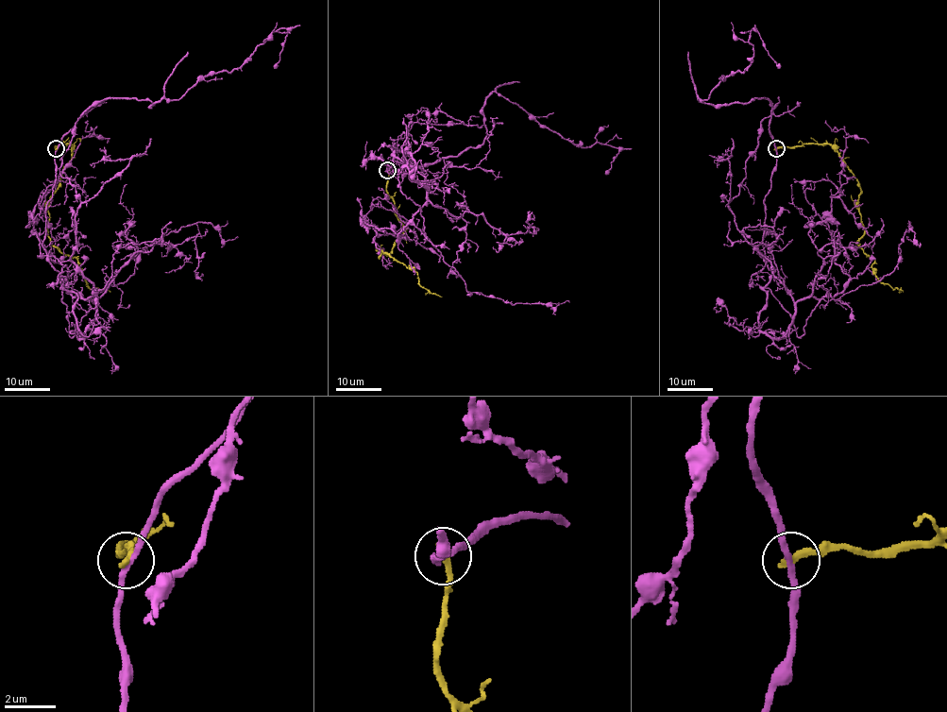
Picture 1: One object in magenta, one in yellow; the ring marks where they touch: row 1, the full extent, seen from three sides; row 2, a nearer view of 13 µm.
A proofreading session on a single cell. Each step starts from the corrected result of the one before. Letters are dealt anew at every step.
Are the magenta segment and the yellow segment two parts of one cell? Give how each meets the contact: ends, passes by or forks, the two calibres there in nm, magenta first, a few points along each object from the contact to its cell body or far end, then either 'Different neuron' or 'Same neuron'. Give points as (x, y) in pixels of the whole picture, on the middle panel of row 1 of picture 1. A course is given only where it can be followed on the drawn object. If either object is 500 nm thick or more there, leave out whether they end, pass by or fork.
At the ring magenta passes by. At the ring yellow ends. Thickness 200 nm (magenta) against 280 nm. Course of magenta: (388, 170), (373, 157), (410, 164), (427, 199), (397, 244), (365, 225), (420, 244), (419, 219). Course of yellow: (388, 170), (386, 193), (402, 236), (379, 258), (382, 251), (410, 266), (423, 288), (442, 296). Different neuron

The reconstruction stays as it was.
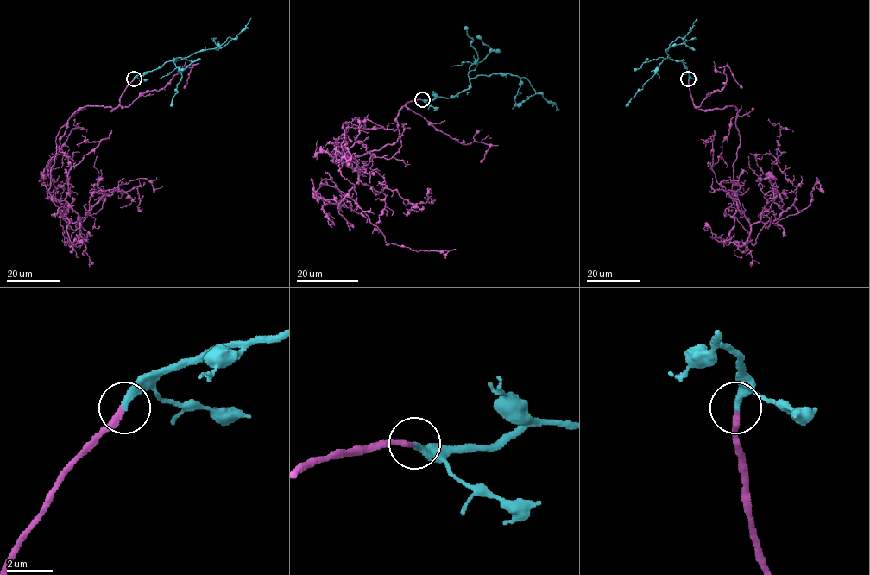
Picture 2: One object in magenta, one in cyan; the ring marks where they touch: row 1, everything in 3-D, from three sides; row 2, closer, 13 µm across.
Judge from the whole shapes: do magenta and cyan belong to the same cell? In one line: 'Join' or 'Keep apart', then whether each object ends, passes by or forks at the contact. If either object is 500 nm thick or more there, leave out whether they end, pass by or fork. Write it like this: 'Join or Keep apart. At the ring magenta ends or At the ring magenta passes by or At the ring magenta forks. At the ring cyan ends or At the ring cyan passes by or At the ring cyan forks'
Join. At the ring magenta ends. At the ring cyan ends

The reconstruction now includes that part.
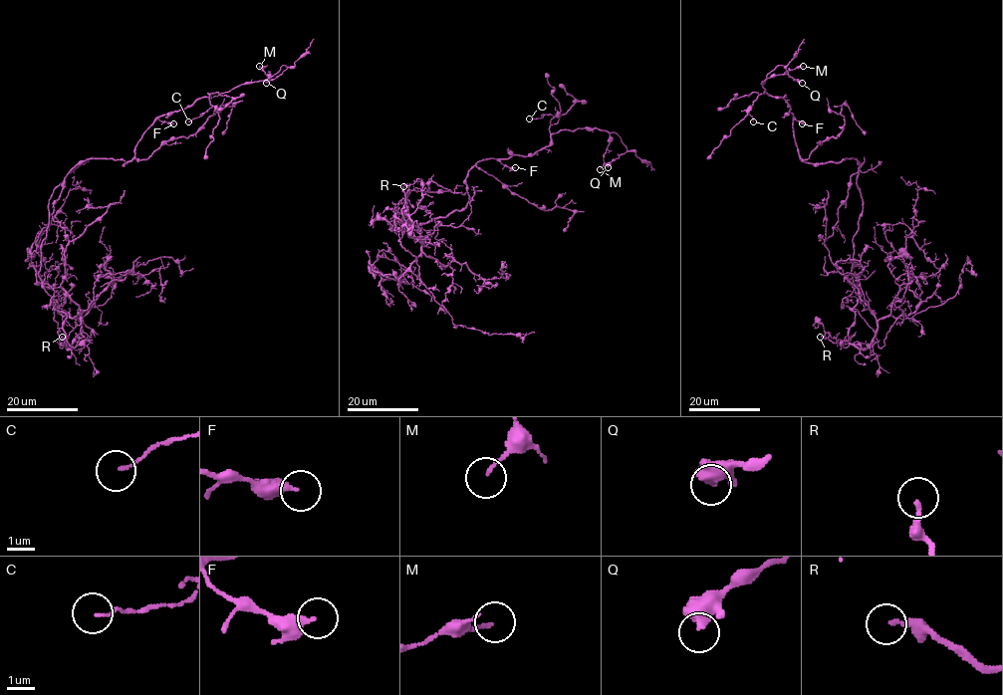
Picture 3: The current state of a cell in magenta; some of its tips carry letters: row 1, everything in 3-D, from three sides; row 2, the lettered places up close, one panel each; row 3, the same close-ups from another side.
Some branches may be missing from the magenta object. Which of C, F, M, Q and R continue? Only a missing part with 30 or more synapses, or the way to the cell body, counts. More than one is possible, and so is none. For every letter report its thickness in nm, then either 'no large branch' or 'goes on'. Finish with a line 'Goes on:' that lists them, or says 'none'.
C: 90 nm | no large branch
F: 360 nm | no large branch
M: 90 nm | no large branch
Q: 440 nm | no large branch
R: 150 nm | goes on
Goes on: R

